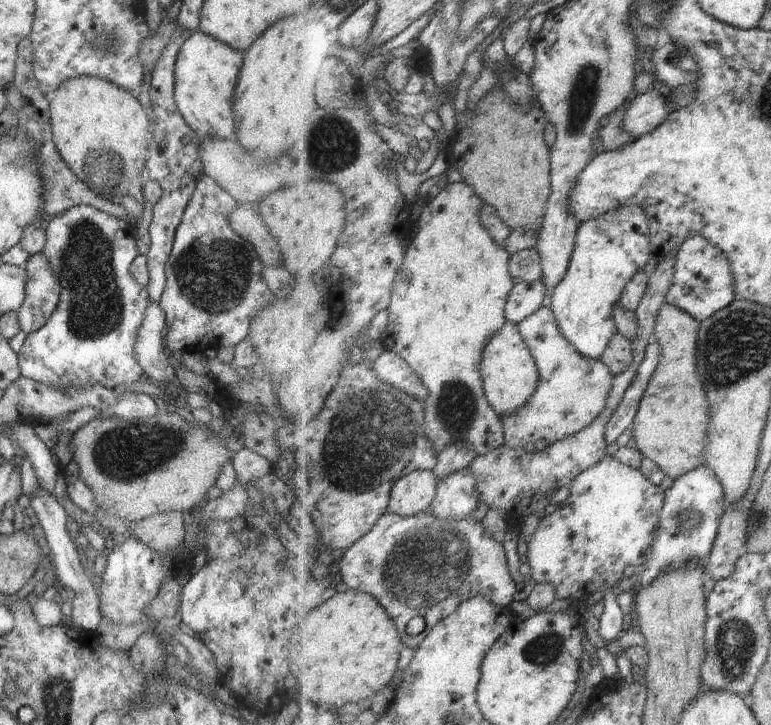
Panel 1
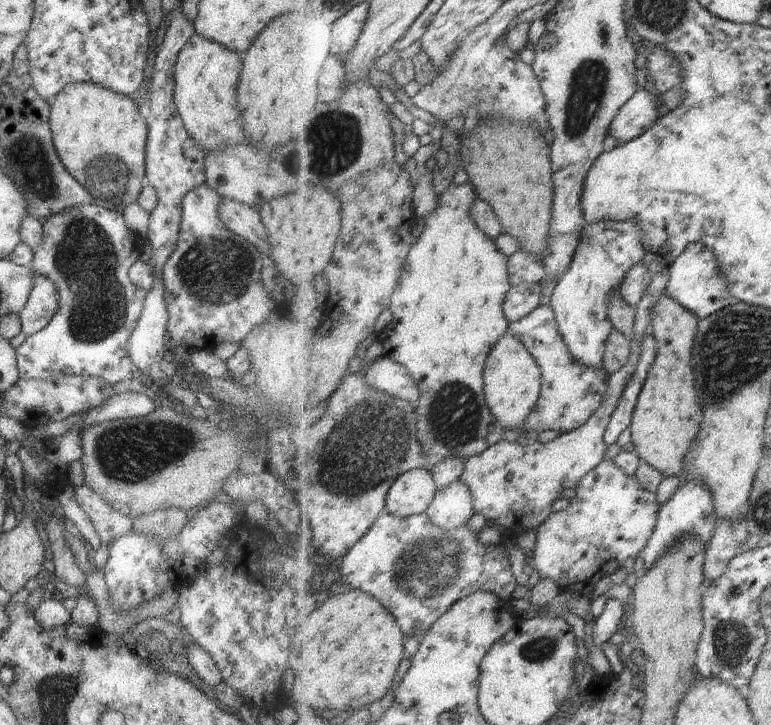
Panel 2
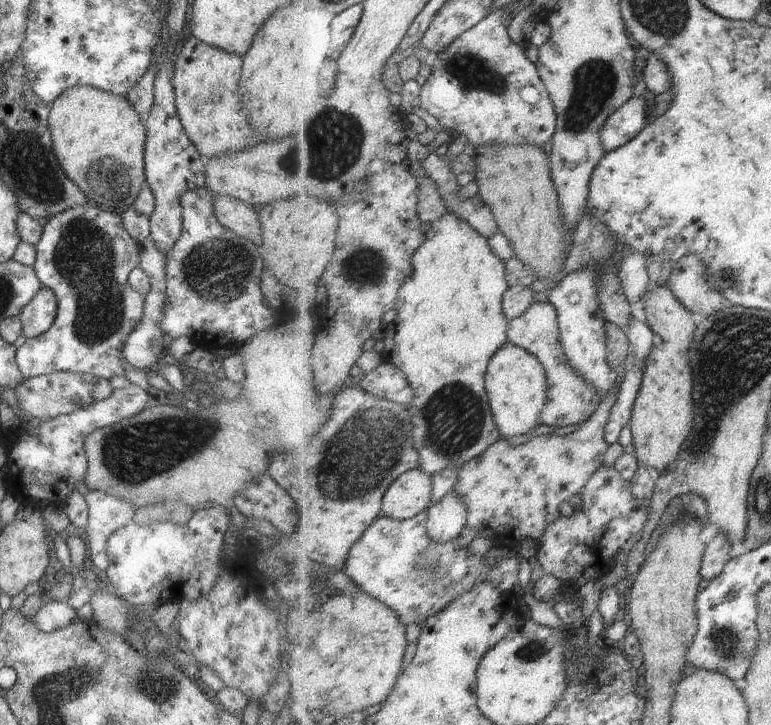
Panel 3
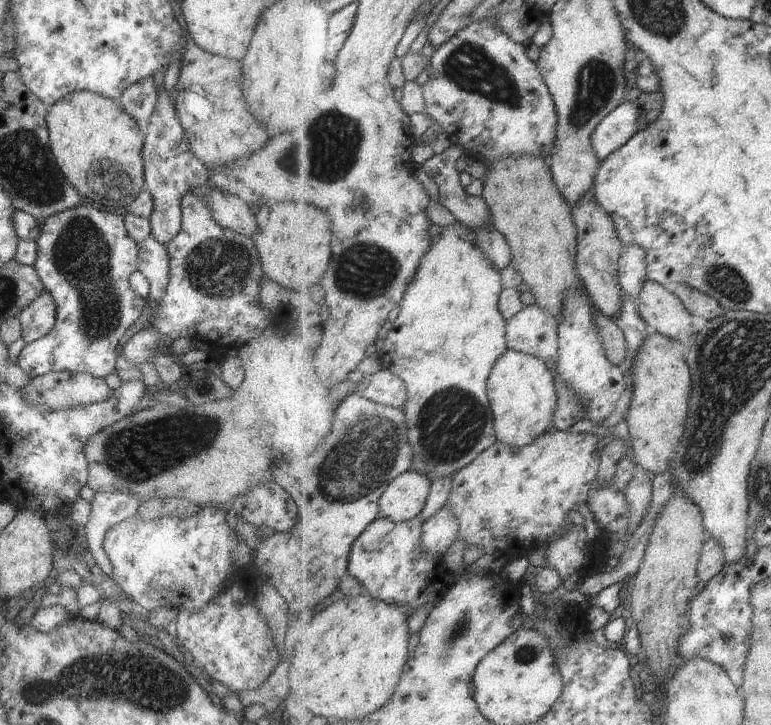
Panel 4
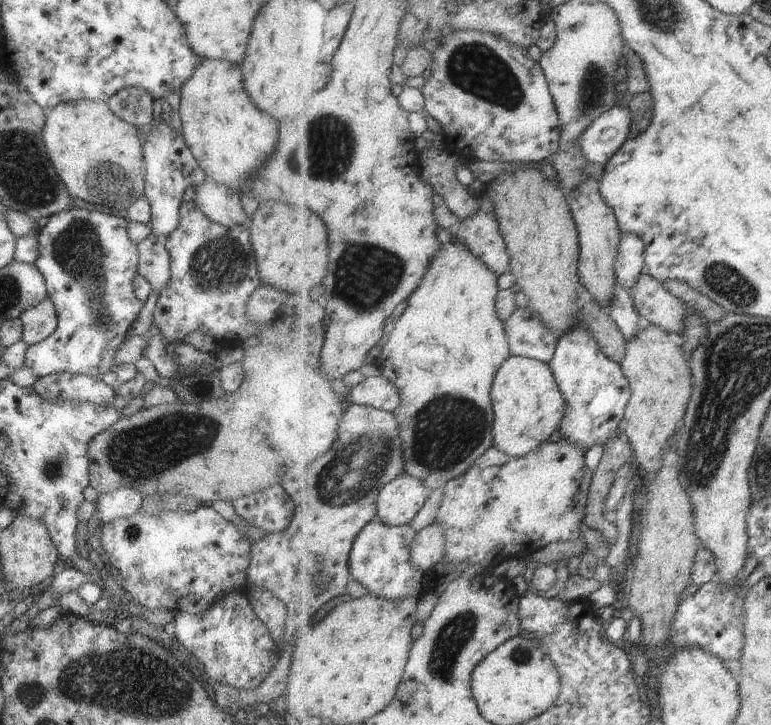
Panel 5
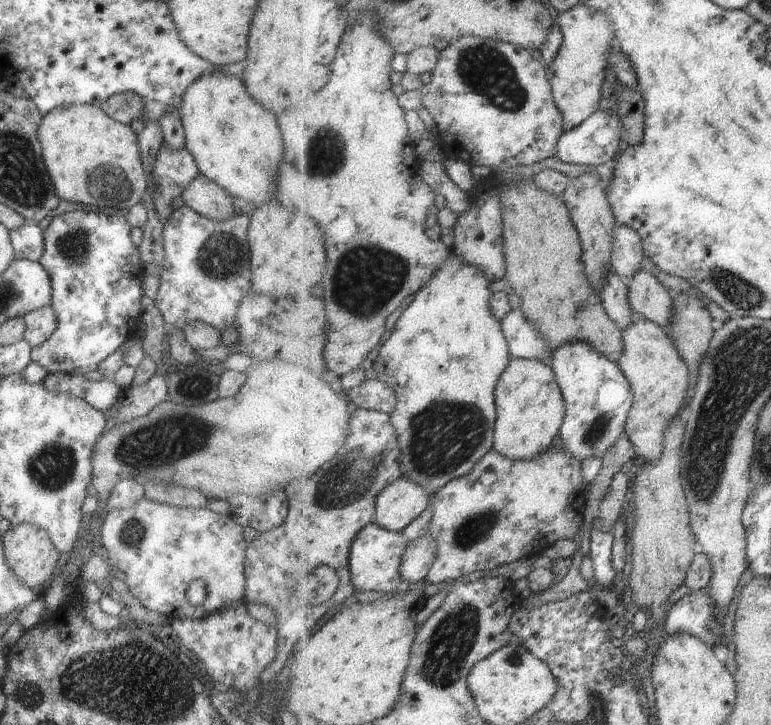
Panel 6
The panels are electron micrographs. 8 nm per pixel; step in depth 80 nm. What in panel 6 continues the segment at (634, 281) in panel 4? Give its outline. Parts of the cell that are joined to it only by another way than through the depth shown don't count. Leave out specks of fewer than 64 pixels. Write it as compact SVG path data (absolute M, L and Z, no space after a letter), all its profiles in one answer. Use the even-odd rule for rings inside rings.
M615 224L613 230L612 269L627 282L643 268L644 241L640 233L627 224Z

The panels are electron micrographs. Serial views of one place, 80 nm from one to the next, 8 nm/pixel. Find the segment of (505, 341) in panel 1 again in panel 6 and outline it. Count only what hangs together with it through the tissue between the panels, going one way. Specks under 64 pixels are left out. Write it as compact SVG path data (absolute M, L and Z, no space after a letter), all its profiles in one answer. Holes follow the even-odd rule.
M515 359L509 362L503 372L496 390L497 422L494 433L494 450L501 456L511 460L527 460L527 462L541 456L543 452L552 449L553 438L560 436L561 428L566 416L566 403L557 378L551 365L539 360Z

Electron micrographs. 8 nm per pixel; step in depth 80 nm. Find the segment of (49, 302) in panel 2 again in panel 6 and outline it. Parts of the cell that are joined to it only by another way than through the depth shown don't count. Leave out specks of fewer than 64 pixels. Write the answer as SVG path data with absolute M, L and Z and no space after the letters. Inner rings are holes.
M50 306L33 310L33 312L25 314L22 320L25 324L23 340L31 348L45 342L56 328L55 314L53 314Z

